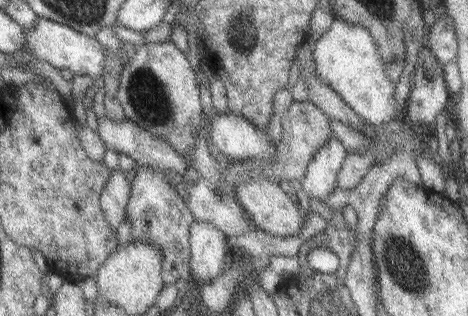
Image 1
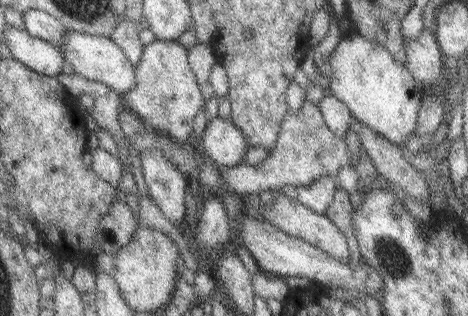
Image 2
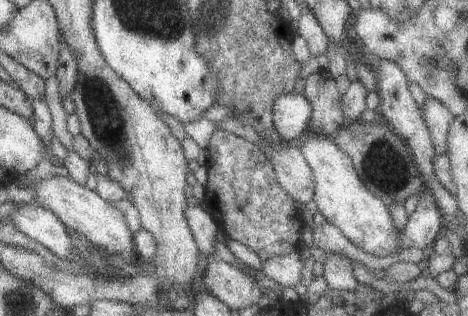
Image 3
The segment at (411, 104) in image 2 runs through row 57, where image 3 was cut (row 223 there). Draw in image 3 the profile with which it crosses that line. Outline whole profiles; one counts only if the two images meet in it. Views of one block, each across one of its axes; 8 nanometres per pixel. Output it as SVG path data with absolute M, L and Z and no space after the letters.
M307 126L307 130L299 136L295 146L299 148L307 166L311 168L313 190L315 190L313 202L317 204L317 210L327 218L327 224L337 226L345 238L349 238L355 246L359 246L367 254L379 258L393 254L397 250L399 234L393 228L385 204L363 186L353 168L351 158L335 144L335 140L331 136L315 134Z

